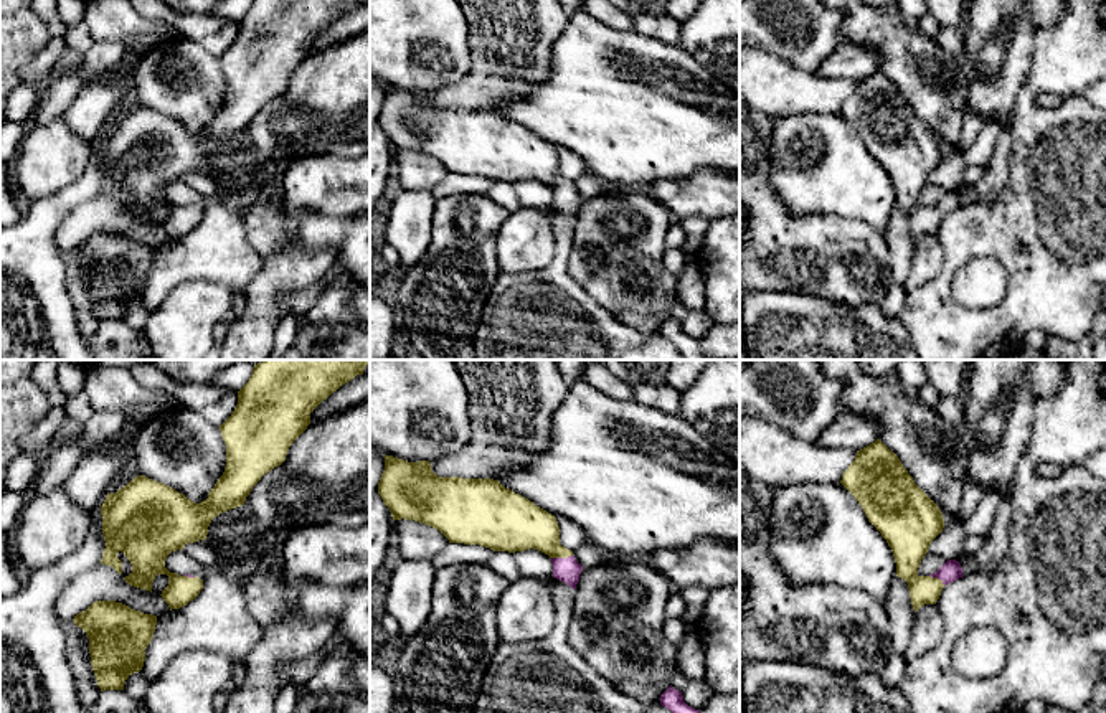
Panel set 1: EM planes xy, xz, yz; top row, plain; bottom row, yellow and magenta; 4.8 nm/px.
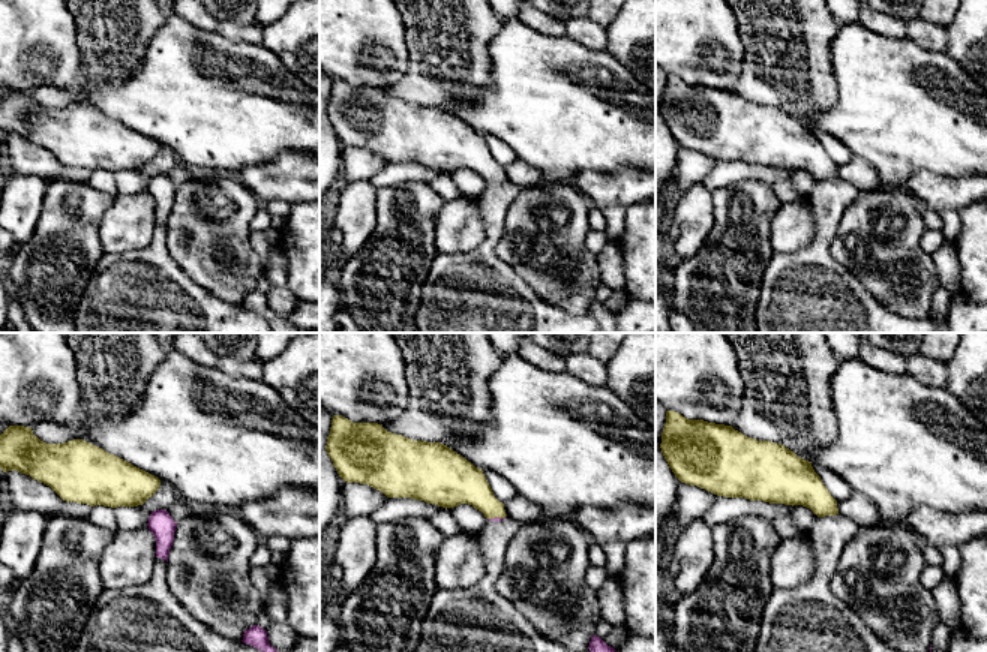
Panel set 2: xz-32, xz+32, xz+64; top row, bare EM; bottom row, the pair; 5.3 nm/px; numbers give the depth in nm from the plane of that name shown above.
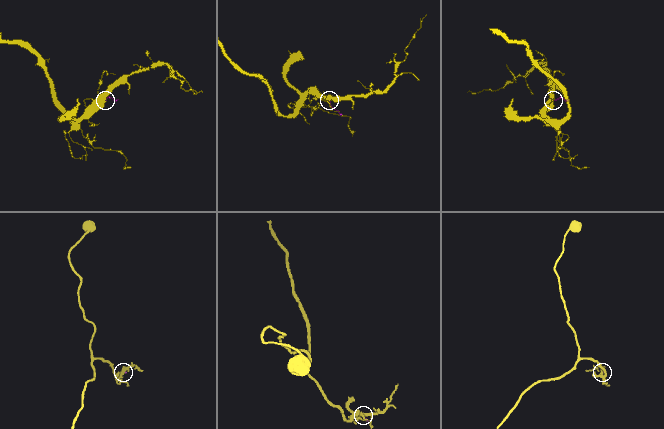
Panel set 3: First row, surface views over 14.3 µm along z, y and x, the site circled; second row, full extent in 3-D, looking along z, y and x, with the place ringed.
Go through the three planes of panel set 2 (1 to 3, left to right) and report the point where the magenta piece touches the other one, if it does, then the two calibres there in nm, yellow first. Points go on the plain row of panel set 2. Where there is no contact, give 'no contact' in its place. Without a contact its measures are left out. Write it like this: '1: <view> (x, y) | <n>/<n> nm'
1: no contact
2: xz+32 (497, 180) | 220/30 nm
3: no contact

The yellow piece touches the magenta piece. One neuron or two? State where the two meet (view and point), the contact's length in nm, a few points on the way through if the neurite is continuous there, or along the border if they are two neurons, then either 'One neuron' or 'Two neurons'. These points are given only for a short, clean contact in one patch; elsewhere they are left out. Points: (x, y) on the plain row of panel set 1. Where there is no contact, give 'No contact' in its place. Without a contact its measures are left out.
Touches yellow at xz (562, 187). Shared border 110 nm. Path across: xz (522, 155), (532, 157), (562, 187), (567, 200). One neuron

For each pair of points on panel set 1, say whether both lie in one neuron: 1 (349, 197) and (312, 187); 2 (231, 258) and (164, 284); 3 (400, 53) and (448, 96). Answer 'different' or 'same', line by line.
1: same
2: same
3: different

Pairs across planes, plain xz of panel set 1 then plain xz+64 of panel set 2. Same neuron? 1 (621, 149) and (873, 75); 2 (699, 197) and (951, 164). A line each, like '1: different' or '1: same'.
1: same
2: different

